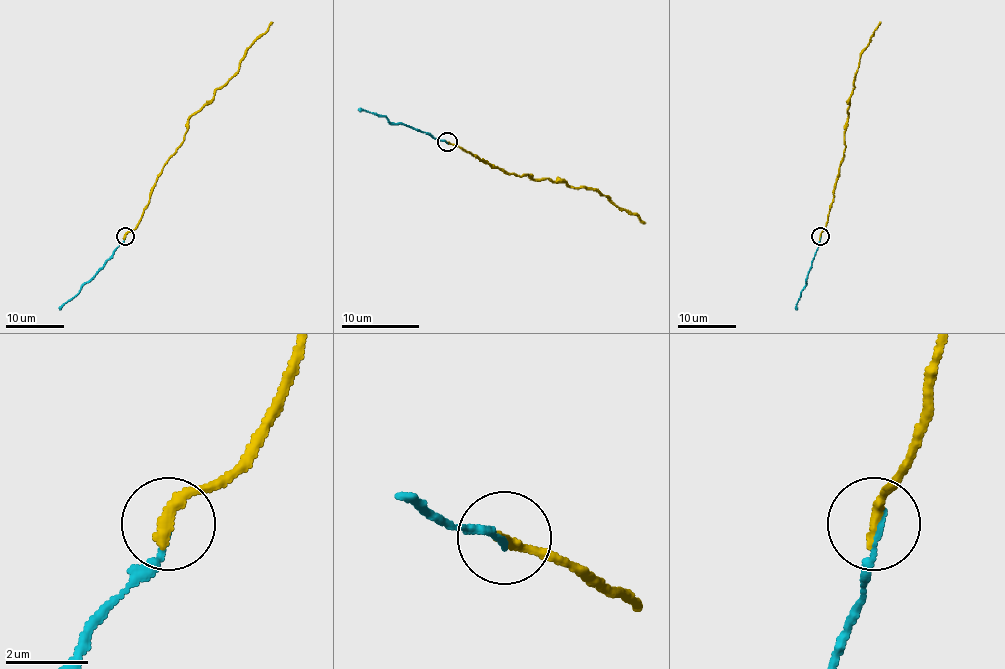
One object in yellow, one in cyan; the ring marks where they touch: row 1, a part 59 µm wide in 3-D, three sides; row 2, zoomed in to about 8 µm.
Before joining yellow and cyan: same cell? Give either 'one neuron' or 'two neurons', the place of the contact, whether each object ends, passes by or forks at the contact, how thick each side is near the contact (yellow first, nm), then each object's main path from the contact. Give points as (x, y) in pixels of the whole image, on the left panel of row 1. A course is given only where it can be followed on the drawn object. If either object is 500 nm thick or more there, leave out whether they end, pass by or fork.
one neuron; place (125, 236); yellow ends; cyan ends; calibres 280 and 150 nm; course yellow (125, 237), (148, 202), (157, 174), (183, 139), (188, 119), (234, 74), (244, 52), (273, 22); course cyan (125, 237), (106, 263), (58, 309)

